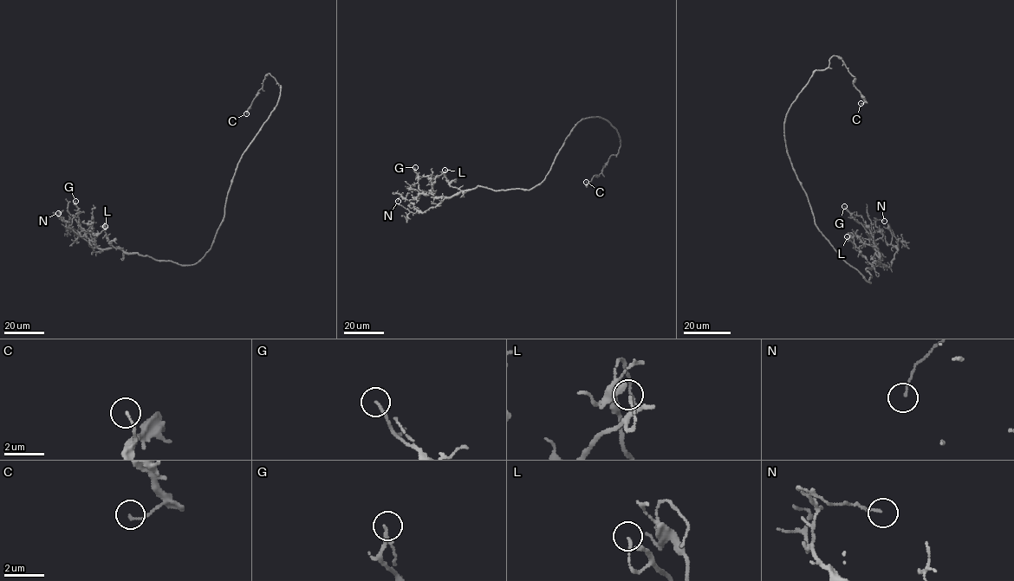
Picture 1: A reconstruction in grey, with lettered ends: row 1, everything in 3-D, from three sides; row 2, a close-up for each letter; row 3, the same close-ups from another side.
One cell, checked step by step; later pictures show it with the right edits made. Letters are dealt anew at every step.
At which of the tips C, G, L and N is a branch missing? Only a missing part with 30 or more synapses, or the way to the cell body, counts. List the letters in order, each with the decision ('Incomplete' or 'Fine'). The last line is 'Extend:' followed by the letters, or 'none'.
C: Fine
G: Fine
L: Fine
N: Fine
Extend: none

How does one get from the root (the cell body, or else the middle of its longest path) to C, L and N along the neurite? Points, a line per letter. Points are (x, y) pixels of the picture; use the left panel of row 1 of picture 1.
C: (224, 220), (226, 197), (241, 155), (278, 100), (280, 86), (269, 74), (246, 113)
L: (224, 220), (211, 248), (192, 265), (156, 260), (120, 248), (98, 248), (92, 233), (98, 234), (105, 226)
N: (224, 220), (205, 254), (192, 265), (179, 265), (120, 248), (95, 252), (61, 217), (62, 211), (58, 213)

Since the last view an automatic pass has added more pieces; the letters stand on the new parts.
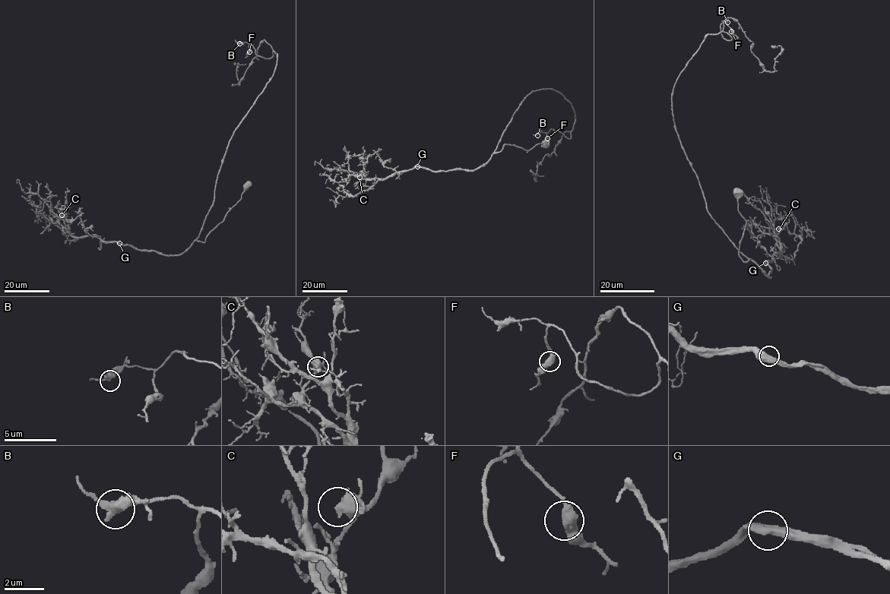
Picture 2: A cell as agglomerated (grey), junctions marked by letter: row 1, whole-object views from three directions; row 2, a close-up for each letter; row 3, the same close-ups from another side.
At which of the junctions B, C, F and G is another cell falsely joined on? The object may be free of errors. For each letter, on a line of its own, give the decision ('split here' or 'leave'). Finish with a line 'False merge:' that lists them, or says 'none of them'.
B: leave
C: leave
F: leave
G: leave
False merge: none of them

